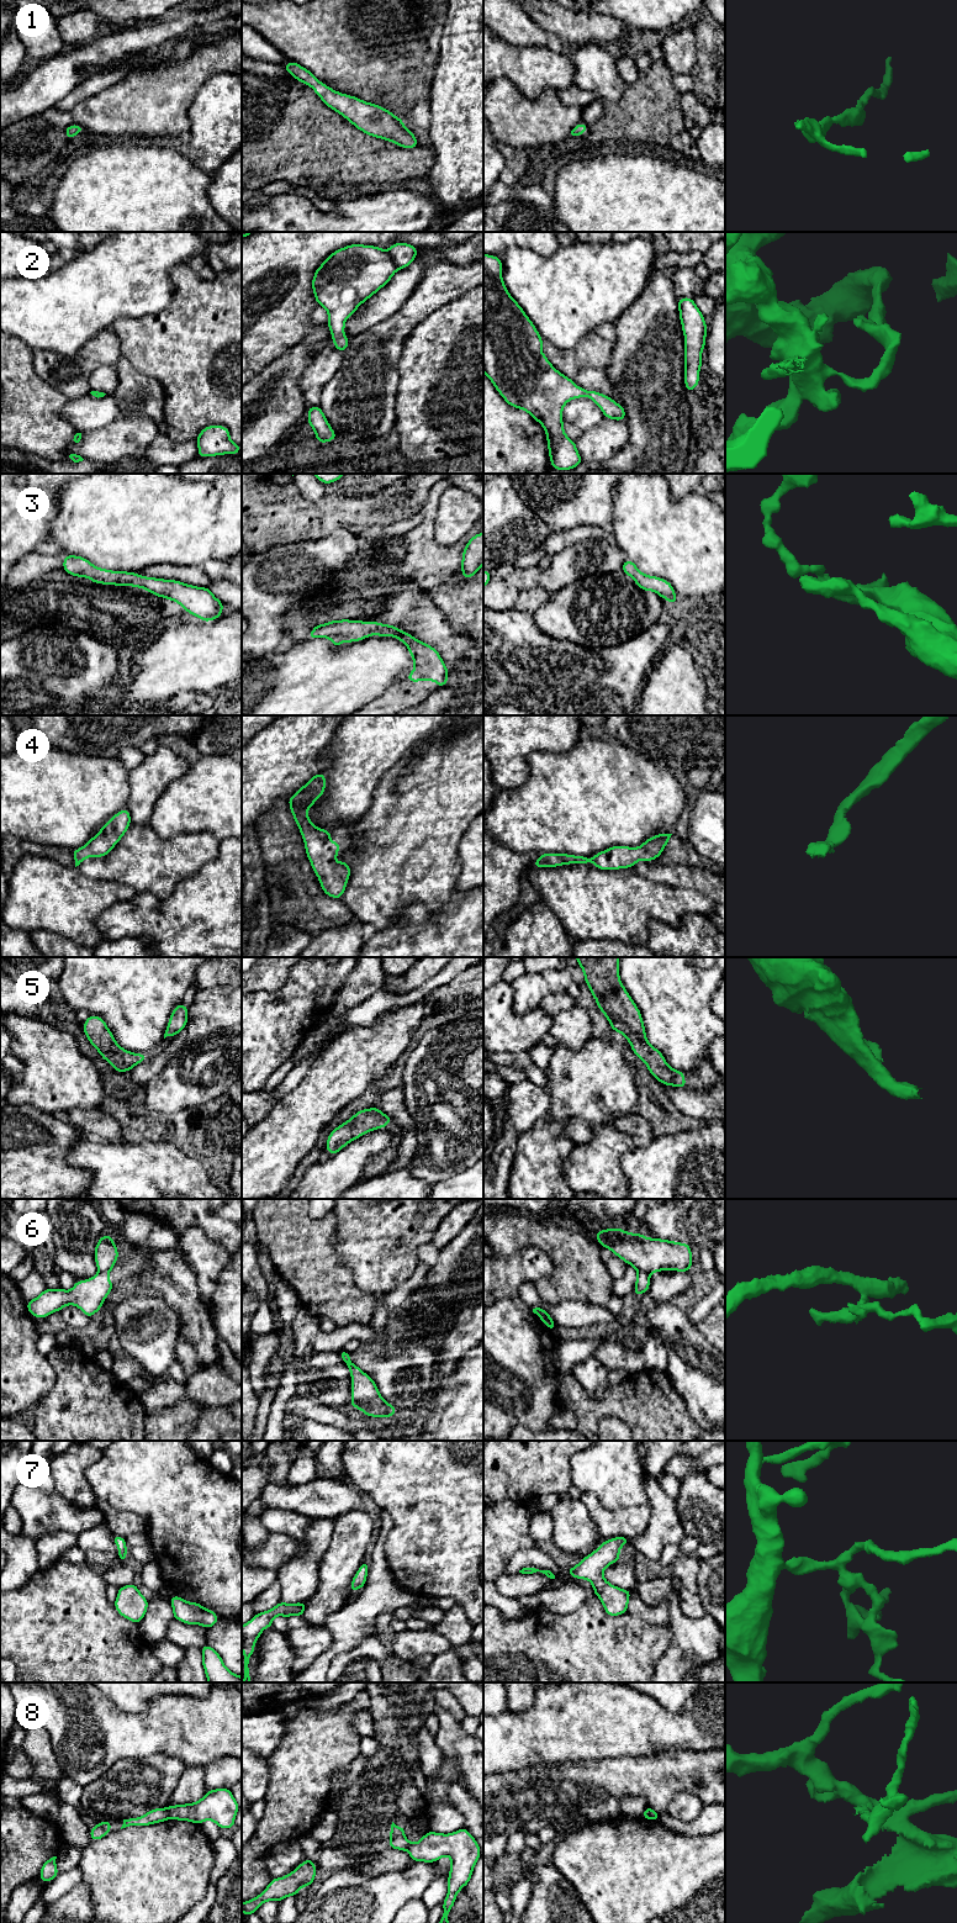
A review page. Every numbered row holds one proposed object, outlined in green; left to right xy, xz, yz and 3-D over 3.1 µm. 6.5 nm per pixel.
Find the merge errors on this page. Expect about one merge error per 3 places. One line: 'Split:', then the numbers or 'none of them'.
Split: 6, 8

